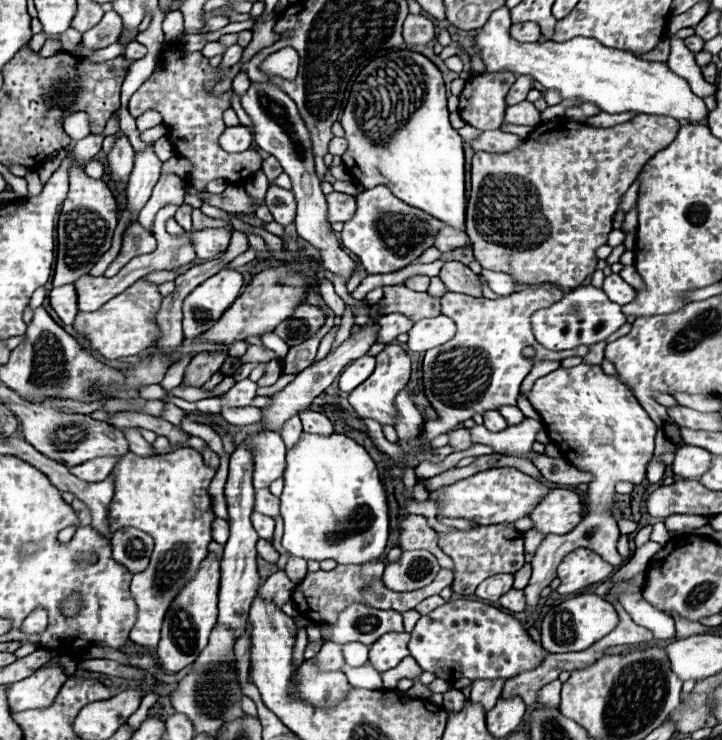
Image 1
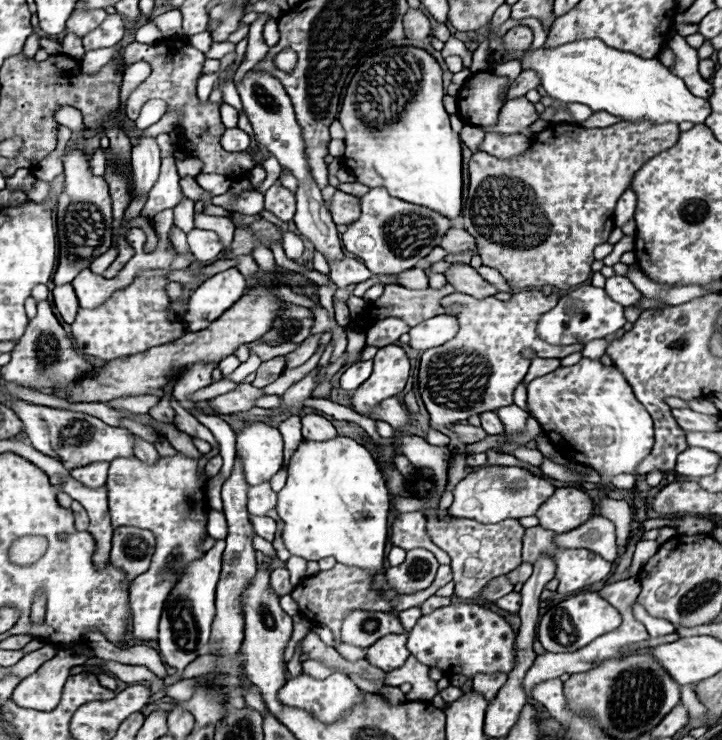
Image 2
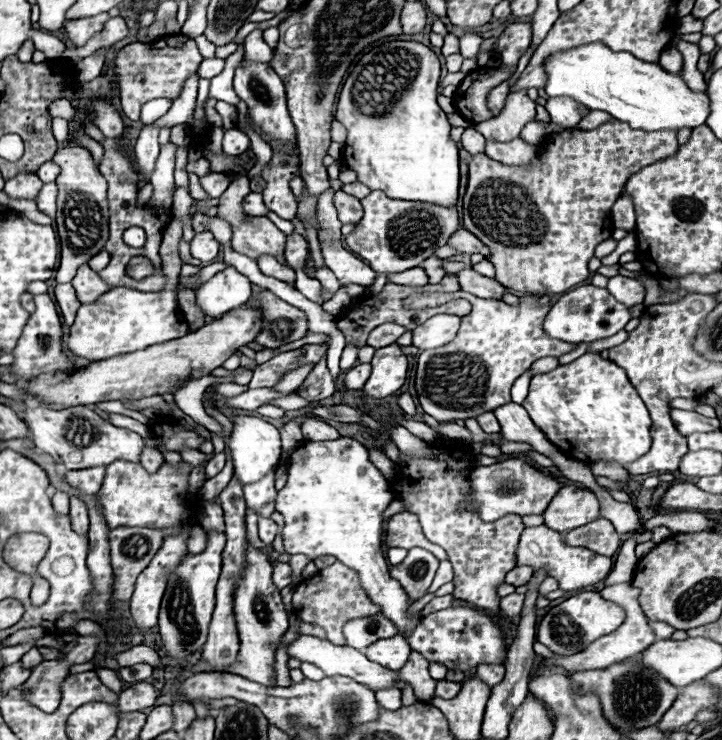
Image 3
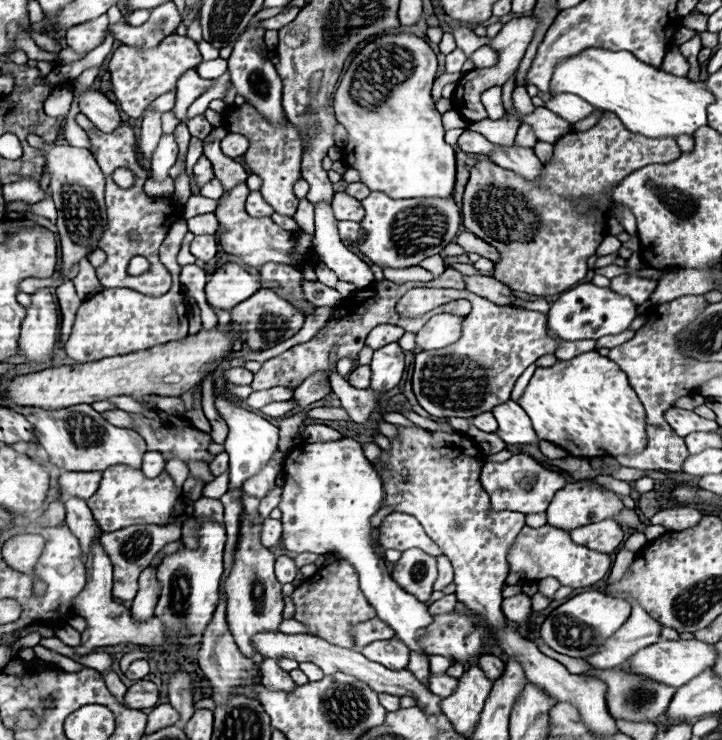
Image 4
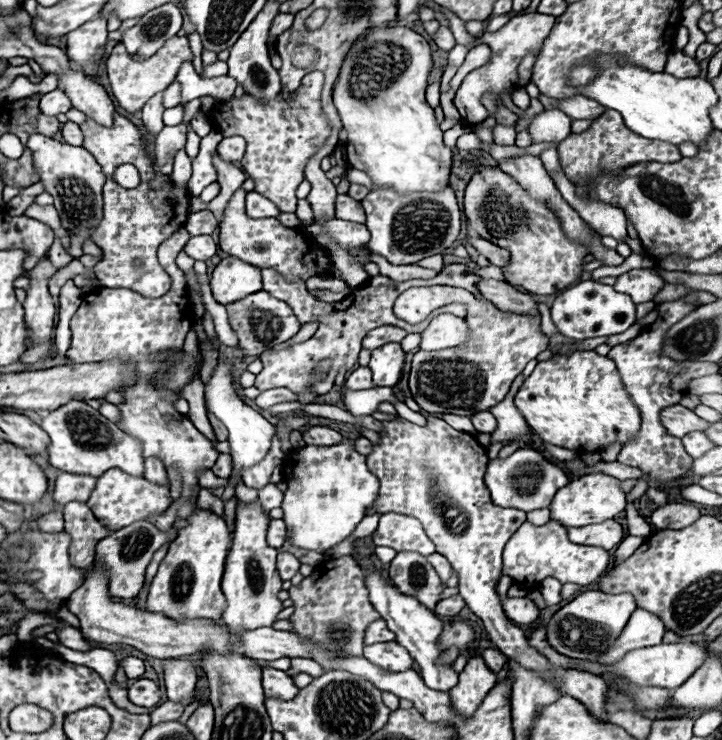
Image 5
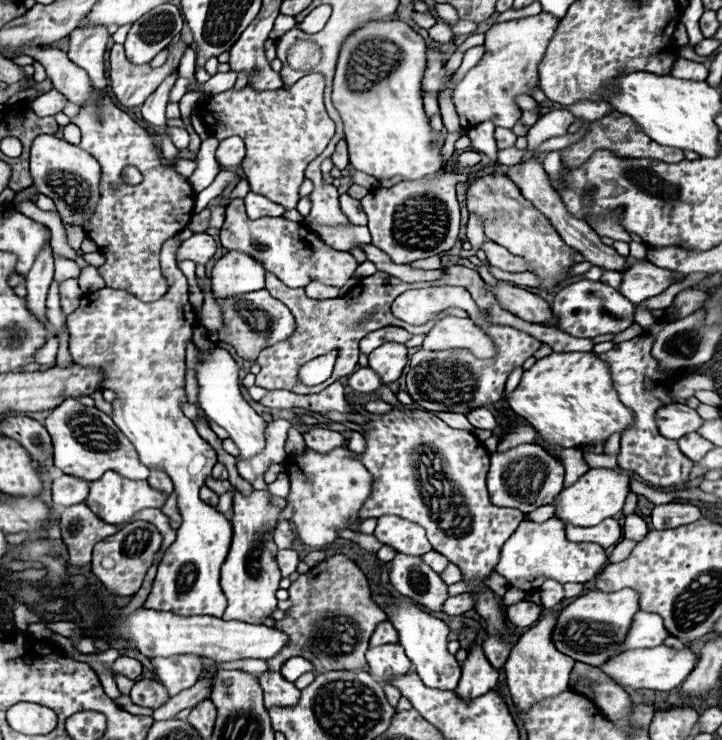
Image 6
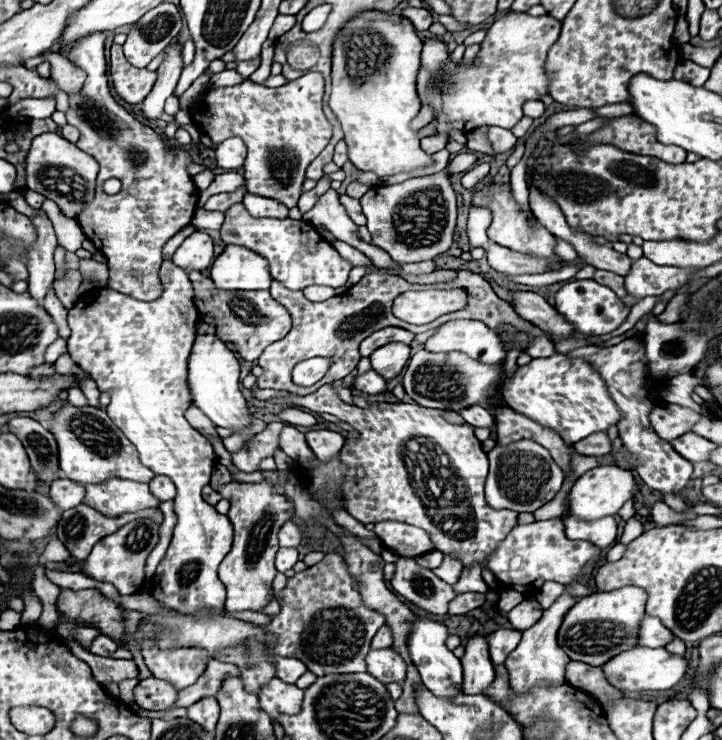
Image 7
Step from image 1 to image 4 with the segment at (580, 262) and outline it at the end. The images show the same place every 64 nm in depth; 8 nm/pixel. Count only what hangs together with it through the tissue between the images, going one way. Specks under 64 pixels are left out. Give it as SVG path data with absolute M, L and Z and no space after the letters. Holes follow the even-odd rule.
M608 112L594 128L586 132L568 132L556 140L552 160L542 166L536 182L528 182L520 174L500 168L490 160L478 160L470 170L470 180L464 192L464 226L498 250L500 260L496 262L494 278L504 282L510 290L536 296L560 294L586 276L588 258L596 254L598 244L608 236L606 210L612 206L610 192L624 180L624 176L628 176L628 172L648 164L676 160L680 154L682 152L674 138L648 138L628 132L628 128L624 128L624 124L620 124L620 120ZM580 198L594 202L594 212L580 214L576 208L576 200Z

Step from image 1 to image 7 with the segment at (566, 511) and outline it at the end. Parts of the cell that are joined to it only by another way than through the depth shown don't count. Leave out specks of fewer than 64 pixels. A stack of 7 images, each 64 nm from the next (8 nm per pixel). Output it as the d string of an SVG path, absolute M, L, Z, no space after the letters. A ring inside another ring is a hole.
M618 466L592 468L590 472L582 474L574 482L572 490L568 492L568 500L566 500L568 516L574 516L574 518L586 520L586 522L592 522L592 520L598 520L604 516L614 516L624 506L624 502L634 496L634 488L636 488L636 482L634 482L634 476L630 470L624 470Z

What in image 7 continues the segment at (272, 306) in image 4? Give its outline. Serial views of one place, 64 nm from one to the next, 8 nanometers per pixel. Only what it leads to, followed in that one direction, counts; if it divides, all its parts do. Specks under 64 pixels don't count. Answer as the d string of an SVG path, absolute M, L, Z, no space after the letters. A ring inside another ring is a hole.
M192 272L190 280L194 284L194 292L198 298L196 306L200 314L210 314L216 318L218 338L224 342L232 342L236 346L236 352L244 360L256 360L268 344L284 338L292 328L292 318L288 310L280 302L272 300L268 290L264 292L220 292L214 286L214 282L202 276L200 272Z

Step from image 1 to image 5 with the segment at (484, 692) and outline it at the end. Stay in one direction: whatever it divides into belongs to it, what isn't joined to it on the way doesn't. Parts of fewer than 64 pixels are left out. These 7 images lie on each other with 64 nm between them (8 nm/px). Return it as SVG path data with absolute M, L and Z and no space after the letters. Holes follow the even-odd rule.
M496 648L484 650L484 652L482 652L482 658L484 658L486 666L488 666L494 674L498 674L498 672L504 668L504 664L508 662L508 658L506 658L500 650L496 650Z

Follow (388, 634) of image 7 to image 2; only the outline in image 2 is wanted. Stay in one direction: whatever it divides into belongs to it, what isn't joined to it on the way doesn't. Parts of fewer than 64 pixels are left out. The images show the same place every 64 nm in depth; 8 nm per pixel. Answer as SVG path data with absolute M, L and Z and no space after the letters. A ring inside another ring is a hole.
M352 610L342 620L340 642L368 648L386 634L402 634L404 628L394 612Z

